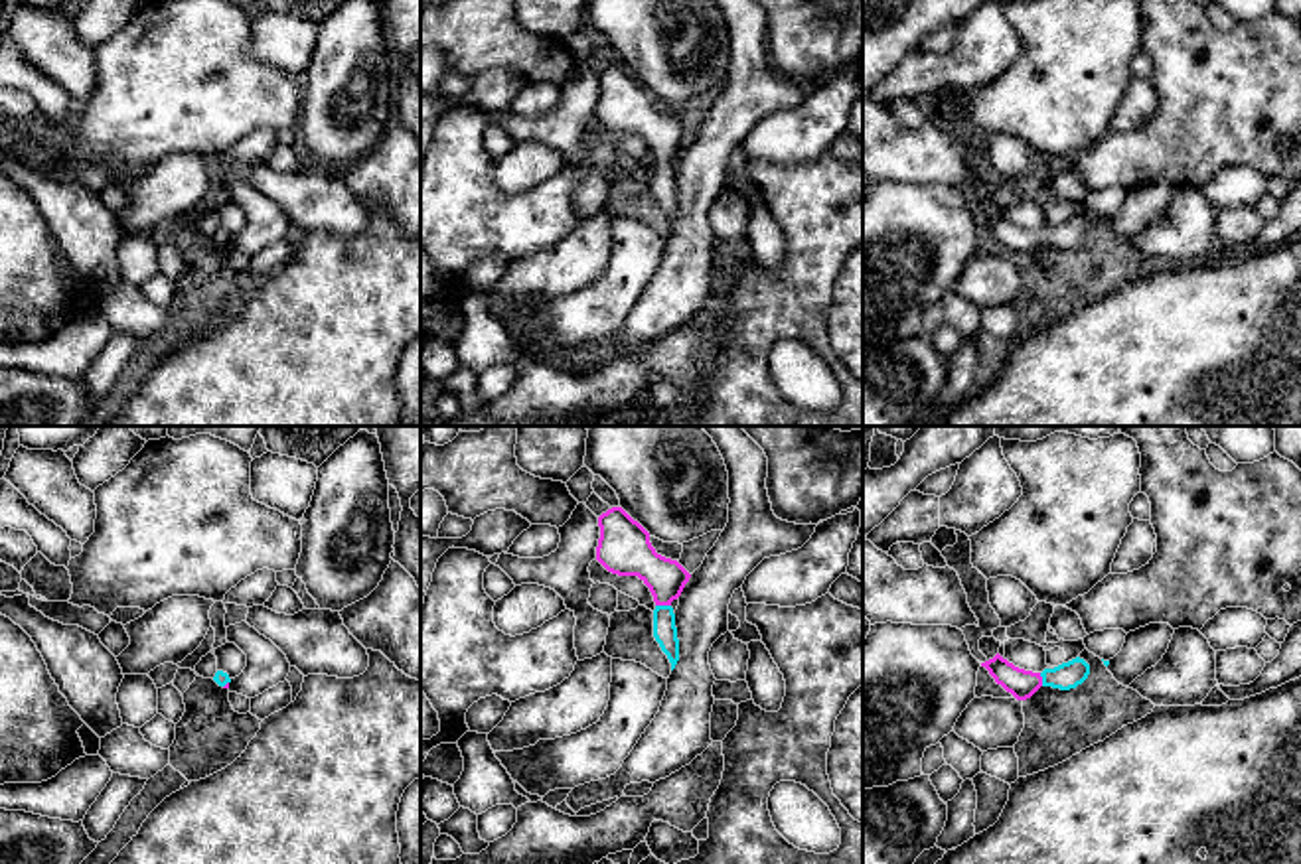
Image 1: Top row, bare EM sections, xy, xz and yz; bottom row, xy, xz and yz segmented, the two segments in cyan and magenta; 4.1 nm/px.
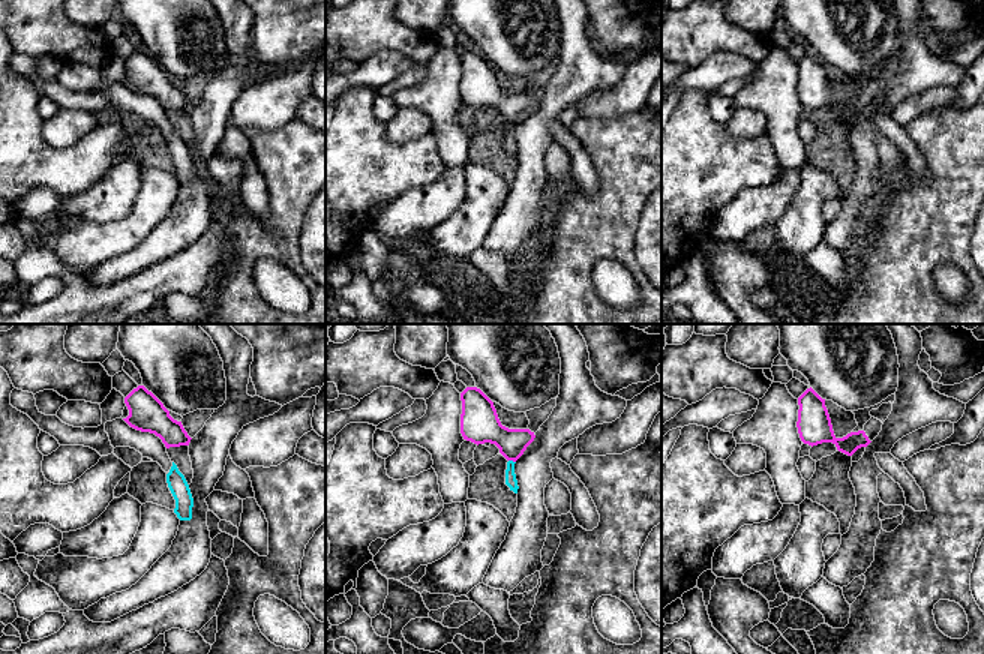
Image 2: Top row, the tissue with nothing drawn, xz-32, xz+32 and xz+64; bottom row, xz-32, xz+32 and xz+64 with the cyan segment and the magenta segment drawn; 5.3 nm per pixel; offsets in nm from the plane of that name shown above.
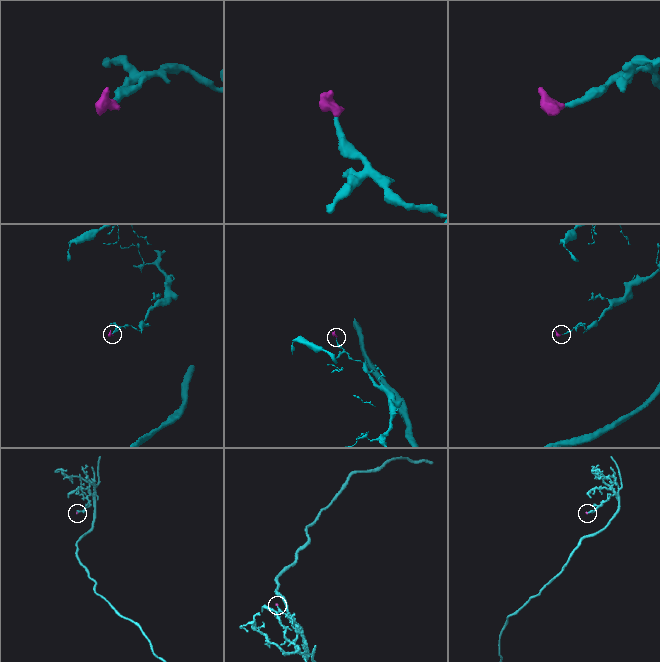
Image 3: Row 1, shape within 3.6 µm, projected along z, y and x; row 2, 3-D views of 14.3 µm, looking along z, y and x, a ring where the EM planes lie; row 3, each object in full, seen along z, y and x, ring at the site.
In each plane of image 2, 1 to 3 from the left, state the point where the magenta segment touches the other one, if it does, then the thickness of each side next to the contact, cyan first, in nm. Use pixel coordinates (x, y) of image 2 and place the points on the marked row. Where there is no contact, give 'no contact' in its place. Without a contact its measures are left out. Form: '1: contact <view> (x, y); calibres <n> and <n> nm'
1: no contact
2: contact xz+32 (512, 461); calibres 60 and 190 nm
3: no contact

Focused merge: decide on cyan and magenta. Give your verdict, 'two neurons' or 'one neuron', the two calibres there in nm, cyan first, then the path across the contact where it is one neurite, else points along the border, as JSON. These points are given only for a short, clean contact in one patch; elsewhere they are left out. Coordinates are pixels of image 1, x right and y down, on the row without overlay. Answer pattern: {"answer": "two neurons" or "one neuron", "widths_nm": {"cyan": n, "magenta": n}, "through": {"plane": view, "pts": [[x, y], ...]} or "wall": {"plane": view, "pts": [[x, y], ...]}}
{"answer": "one neuron", "widths_nm": {"cyan": 100, "magenta": 180}, "through": {"plane": "xz", "pts": [[664, 178], [664, 164], [664, 144], [630, 113]]}}

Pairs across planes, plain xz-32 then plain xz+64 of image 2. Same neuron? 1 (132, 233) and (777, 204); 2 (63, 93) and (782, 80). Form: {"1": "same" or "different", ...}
{"1": "different", "2": "same"}

